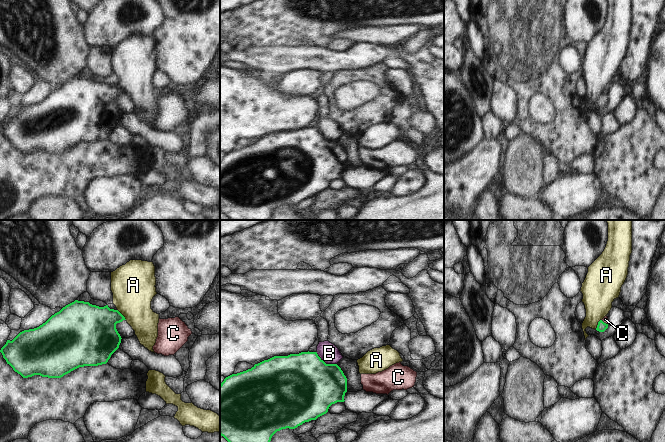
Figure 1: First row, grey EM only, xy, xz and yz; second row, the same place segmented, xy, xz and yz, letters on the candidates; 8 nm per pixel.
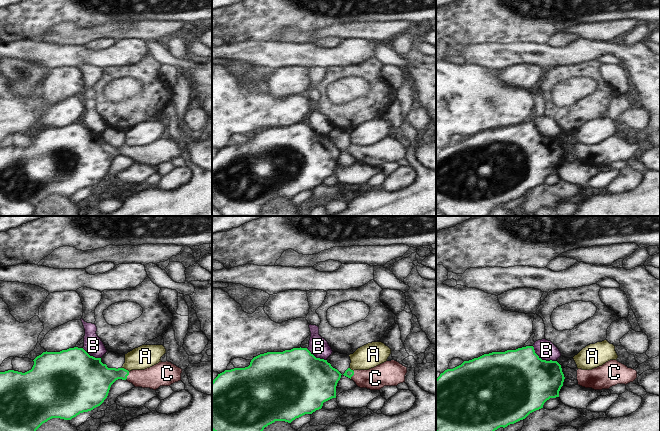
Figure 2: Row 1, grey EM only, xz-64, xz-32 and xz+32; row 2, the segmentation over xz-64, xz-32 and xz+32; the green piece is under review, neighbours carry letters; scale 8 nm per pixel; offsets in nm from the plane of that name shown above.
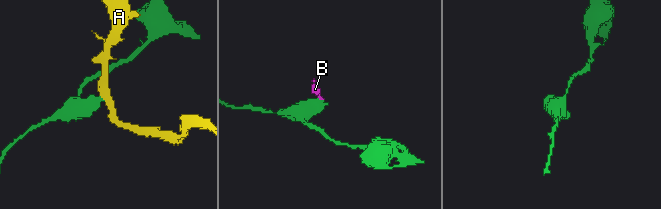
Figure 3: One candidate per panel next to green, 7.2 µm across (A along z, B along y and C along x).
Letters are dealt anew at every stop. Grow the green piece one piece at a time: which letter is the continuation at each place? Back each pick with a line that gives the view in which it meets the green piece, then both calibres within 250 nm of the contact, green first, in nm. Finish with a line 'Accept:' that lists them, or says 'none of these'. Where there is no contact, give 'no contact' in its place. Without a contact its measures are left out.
C: yz | 80/50 nm
Accept: C

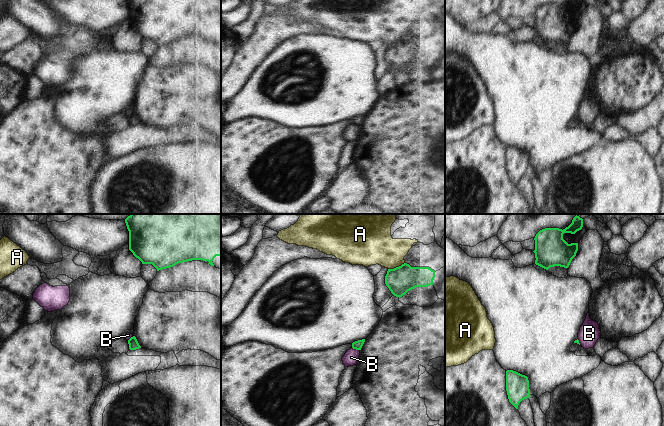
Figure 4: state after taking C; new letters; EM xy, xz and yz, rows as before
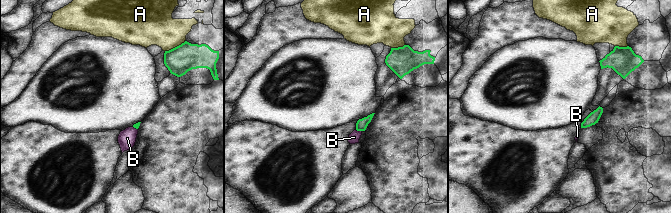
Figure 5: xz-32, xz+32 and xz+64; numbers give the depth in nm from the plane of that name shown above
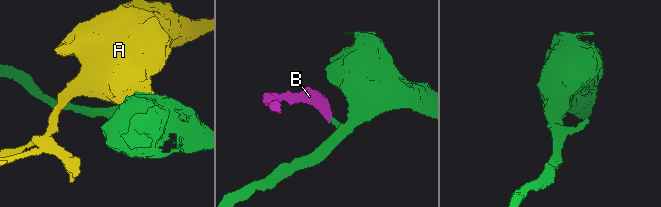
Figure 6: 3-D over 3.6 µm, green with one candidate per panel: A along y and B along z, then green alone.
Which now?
Accept: none of these

